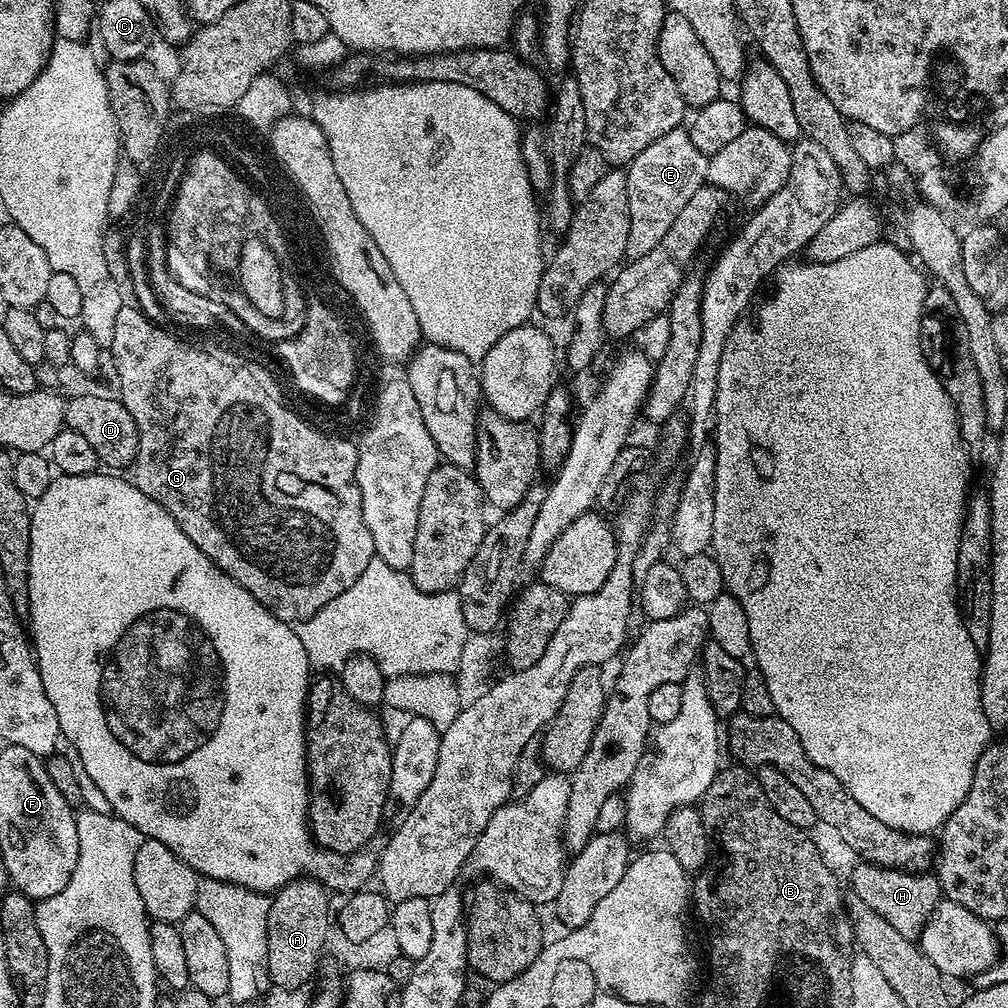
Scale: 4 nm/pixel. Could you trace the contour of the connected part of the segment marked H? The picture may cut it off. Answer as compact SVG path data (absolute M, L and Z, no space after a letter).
M867 862L857 865L852 872L851 891L856 892L858 898L862 898L866 906L870 906L870 910L882 914L882 918L886 918L886 922L890 922L890 926L894 926L898 934L906 934L906 938L916 940L932 917L932 911L940 905L940 879L931 871L903 872L900 868L883 868Z

